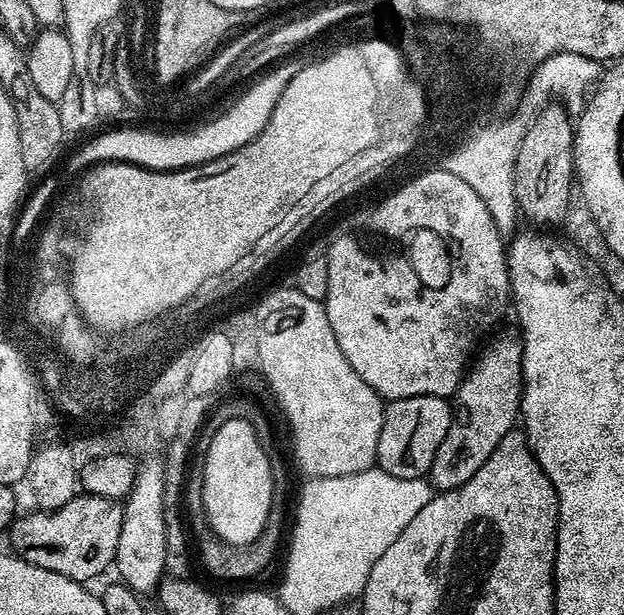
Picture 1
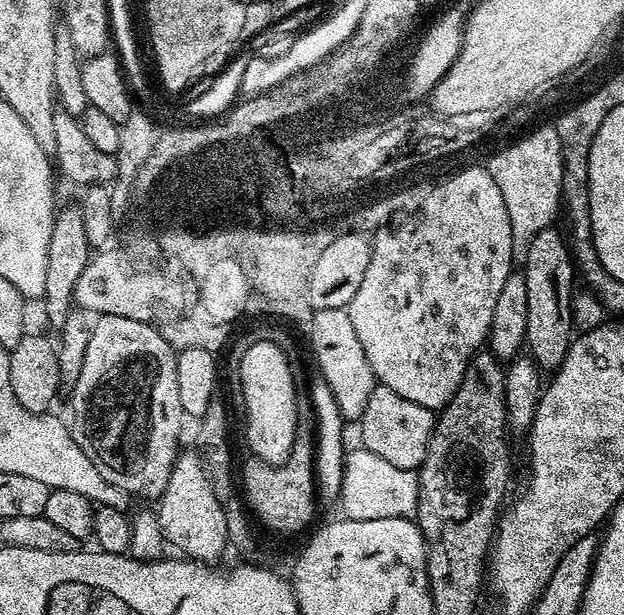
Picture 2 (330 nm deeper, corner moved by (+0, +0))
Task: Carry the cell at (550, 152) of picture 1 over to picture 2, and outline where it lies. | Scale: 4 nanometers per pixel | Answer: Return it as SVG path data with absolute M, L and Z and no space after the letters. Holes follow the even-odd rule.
M547 228L533 235L522 261L522 275L526 282L527 324L525 345L529 355L543 371L554 372L568 352L574 332L571 323L571 297L576 269L565 237Z

